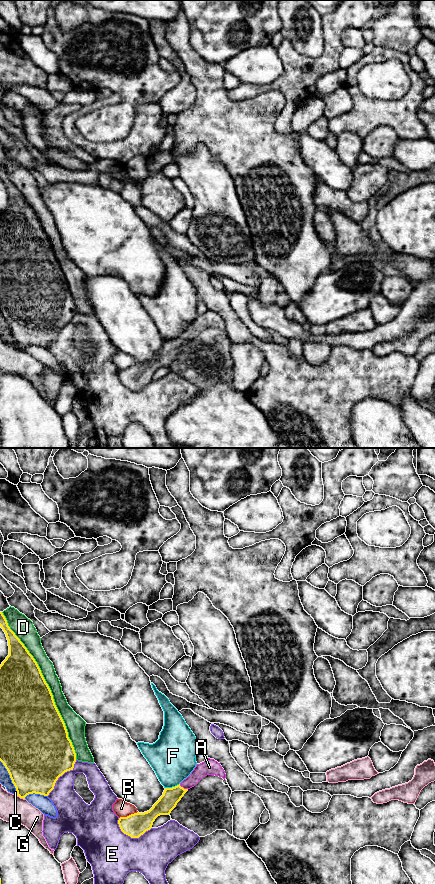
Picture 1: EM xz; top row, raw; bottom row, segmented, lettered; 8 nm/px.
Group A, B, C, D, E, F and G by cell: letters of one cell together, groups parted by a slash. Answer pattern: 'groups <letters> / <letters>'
groups A / B / C / D / E / F / G

